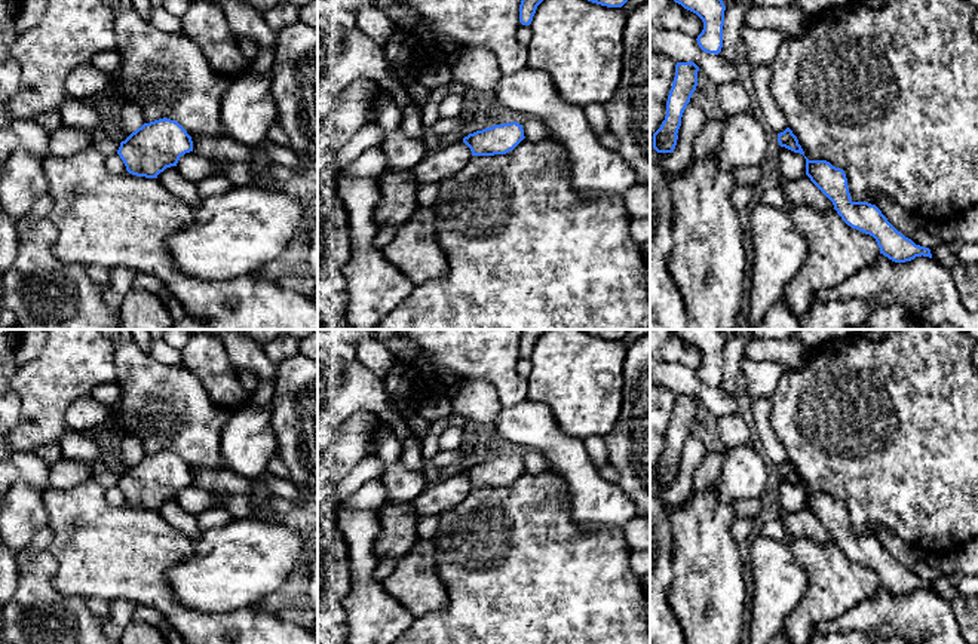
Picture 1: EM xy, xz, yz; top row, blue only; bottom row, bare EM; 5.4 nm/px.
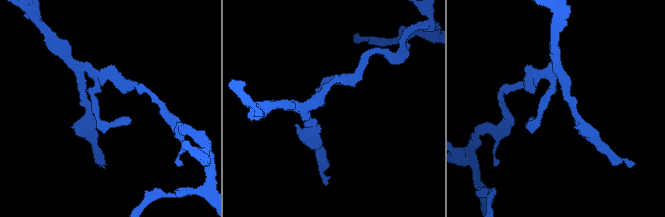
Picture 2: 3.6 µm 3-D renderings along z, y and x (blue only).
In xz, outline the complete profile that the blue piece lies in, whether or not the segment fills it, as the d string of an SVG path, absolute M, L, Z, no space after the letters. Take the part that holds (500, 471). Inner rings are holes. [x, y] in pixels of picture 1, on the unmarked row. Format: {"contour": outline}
{"contour": "M516 454L494 457L463 470L470 481L469 496L457 506L439 515L435 543L435 567L444 582L450 604L445 610L430 611L416 617L410 629L392 644L650 644L650 597L641 586L641 579L629 564L629 548L622 530L583 528L571 519L568 484L554 472L530 473L524 469L522 457Z"}

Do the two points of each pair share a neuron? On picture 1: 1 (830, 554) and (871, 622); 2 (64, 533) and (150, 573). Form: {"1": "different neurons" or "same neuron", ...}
{"1": "different neurons", "2": "same neuron"}

